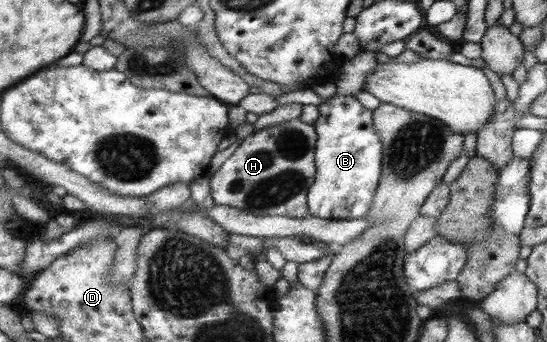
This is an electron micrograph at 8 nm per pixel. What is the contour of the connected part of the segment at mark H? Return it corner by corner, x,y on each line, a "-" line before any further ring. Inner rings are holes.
300,117
254,131
212,174
209,192
214,203
252,215
292,218
309,215
307,195
315,183
317,142
314,124
302,122

